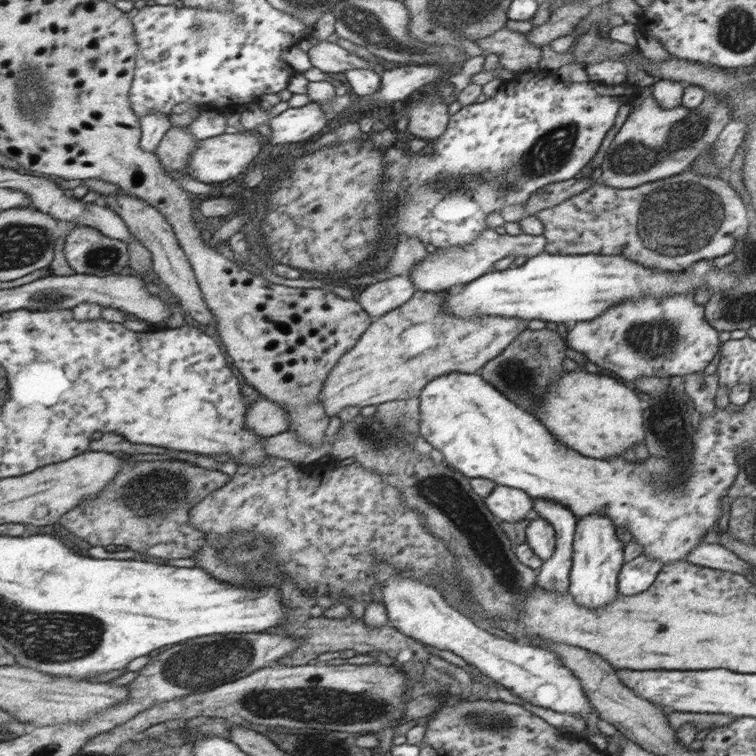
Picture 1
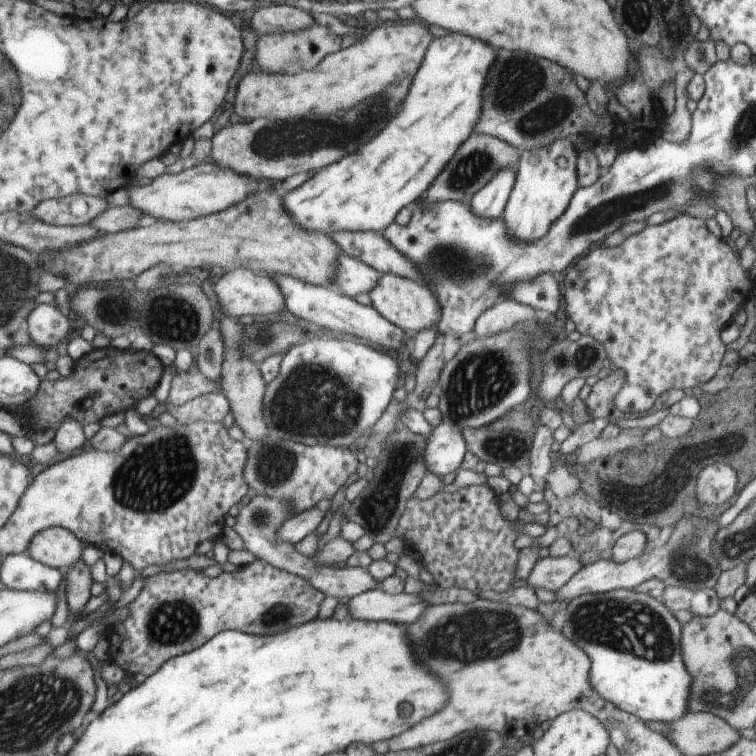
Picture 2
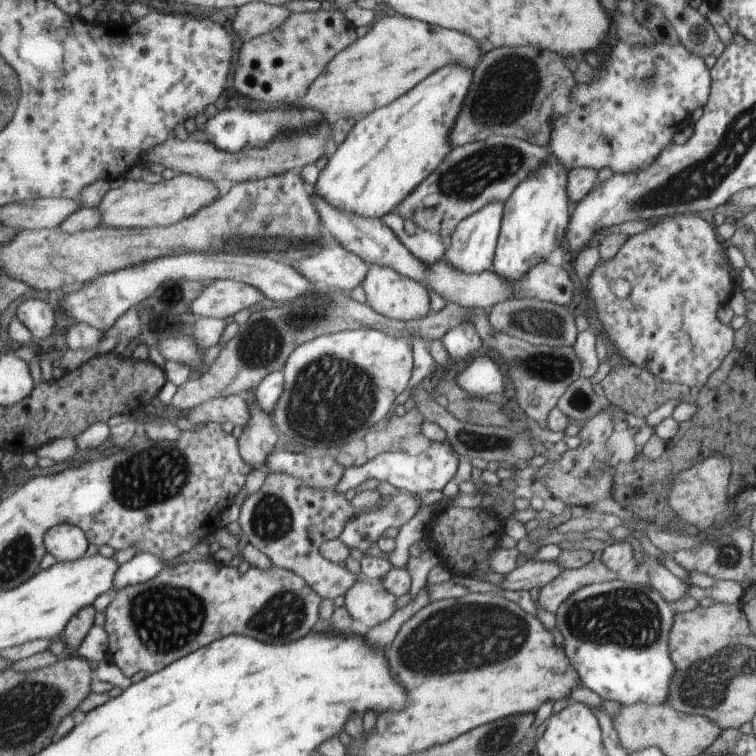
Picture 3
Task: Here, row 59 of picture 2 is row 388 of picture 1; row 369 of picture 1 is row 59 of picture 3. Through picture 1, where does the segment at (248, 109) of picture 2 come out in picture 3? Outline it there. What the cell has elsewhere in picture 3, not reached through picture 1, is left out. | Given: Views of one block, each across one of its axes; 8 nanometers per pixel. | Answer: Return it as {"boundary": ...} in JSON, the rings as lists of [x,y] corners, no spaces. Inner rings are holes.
{"boundary":[[[397,13],[393,16],[387,14],[377,18],[364,37],[339,52],[303,98],[284,107],[315,111],[330,123],[339,117],[365,116],[402,97],[443,66],[473,68],[481,54],[479,44],[479,41],[452,29],[429,25]]]}

